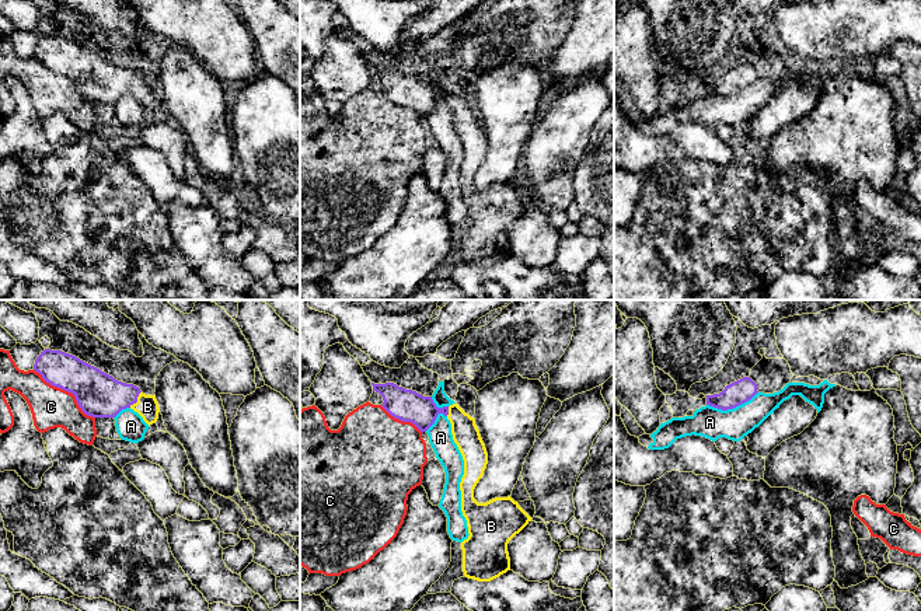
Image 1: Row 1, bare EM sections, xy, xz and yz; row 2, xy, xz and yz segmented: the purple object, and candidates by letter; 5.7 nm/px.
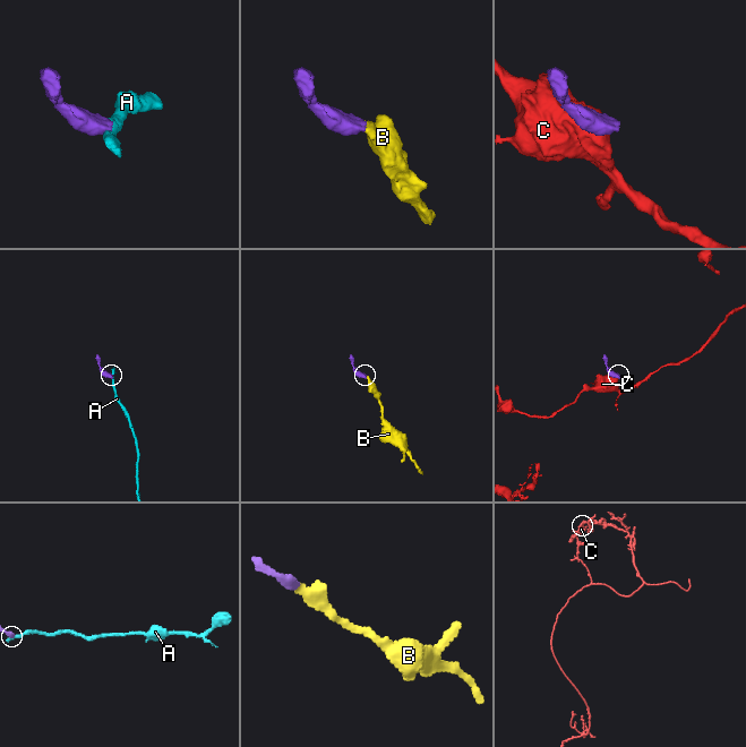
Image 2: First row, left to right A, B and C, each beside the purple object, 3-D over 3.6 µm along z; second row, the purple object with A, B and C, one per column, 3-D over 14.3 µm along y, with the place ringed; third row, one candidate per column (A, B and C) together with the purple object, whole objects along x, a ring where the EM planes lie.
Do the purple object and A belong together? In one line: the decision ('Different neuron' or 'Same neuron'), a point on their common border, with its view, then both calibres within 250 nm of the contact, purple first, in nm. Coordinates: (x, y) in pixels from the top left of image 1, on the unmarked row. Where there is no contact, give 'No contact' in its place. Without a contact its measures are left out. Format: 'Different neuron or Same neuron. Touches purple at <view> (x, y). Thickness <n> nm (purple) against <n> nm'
Different neuron. Touches purple at yz (732, 94). Thickness 140 nm (purple) against 180 nm

